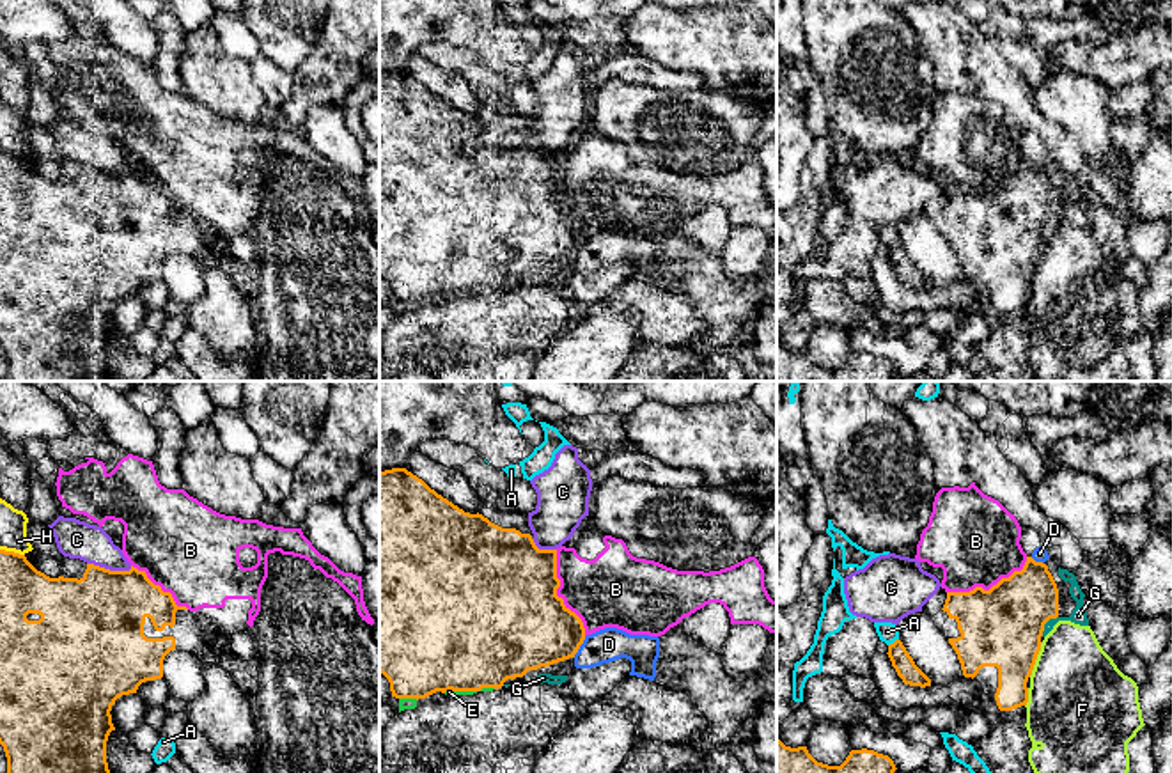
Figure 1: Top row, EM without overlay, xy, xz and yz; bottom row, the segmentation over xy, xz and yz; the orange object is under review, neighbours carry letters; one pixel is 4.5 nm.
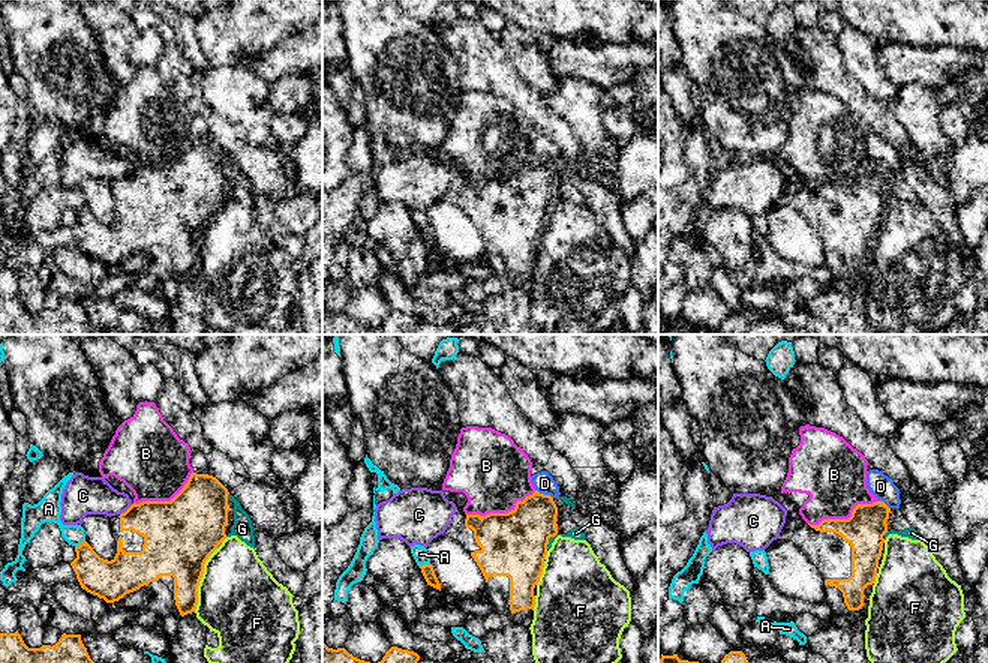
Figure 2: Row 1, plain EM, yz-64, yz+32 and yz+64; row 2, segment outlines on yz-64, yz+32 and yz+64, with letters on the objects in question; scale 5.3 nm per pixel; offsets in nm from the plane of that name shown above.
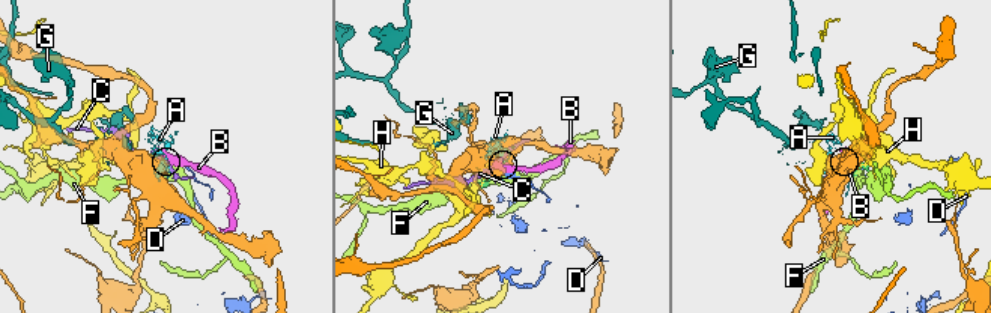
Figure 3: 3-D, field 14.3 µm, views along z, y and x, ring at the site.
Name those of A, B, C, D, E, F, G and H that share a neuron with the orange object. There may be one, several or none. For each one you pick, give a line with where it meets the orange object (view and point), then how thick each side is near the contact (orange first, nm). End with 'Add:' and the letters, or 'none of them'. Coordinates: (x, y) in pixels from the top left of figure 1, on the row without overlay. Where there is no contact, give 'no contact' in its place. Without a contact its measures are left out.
Add: none of them

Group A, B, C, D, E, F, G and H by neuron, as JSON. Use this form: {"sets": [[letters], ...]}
{"sets": [["A"], ["B"], ["C"], ["D"], ["E", "F"], ["G"], ["H"]]}

